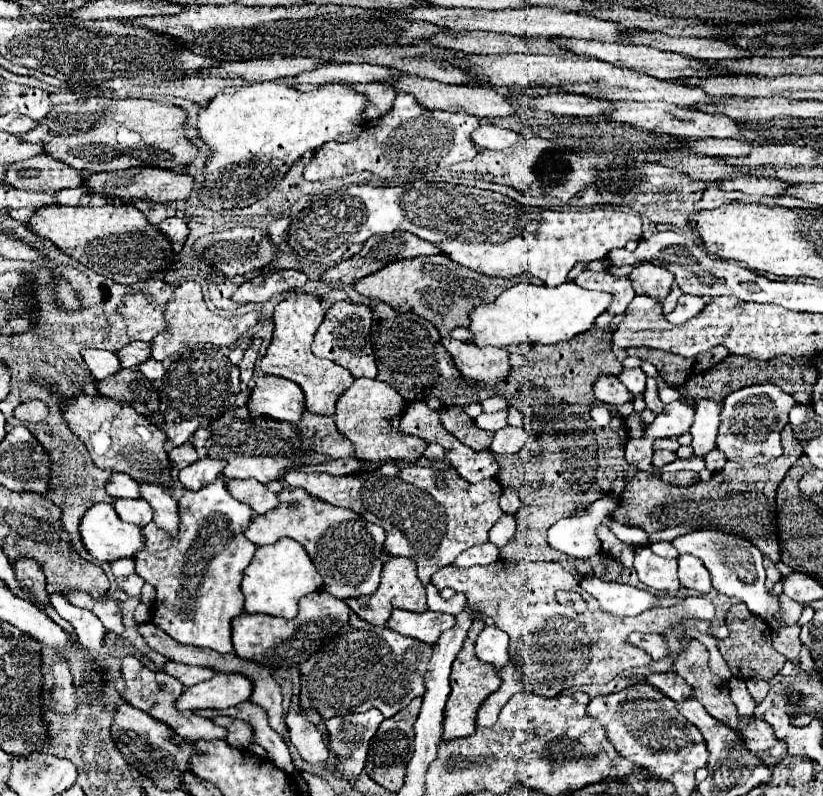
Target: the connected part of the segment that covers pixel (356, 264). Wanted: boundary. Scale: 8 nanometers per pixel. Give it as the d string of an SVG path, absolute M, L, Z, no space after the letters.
M394 231L394 233L388 233L388 235L376 235L376 237L370 237L364 243L364 247L358 255L354 255L348 261L342 261L336 267L328 269L322 275L322 281L326 281L326 283L356 283L358 279L382 269L388 263L394 263L394 261L400 261L400 259L410 259L410 257L420 257L420 255L438 255L438 253L440 253L438 245L424 241L424 239L420 239L420 237L416 237L408 231Z

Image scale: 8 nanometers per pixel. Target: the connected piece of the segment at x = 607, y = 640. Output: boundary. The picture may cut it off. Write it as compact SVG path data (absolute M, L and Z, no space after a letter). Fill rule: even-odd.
M498 561L498 565L474 565L474 567L456 567L446 565L432 575L436 589L452 587L468 597L478 613L494 619L496 627L510 635L510 663L498 669L502 685L484 705L478 709L478 727L490 727L498 721L500 709L508 699L520 691L532 691L546 697L558 695L564 689L606 683L624 669L644 667L652 663L652 657L634 647L628 641L630 633L668 633L676 625L682 625L686 619L694 621L712 621L714 605L706 597L686 597L682 605L656 607L640 617L612 617L610 613L600 613L596 599L588 595L560 563L508 563ZM556 591L576 591L586 601L584 613L576 613L572 607L564 607L556 601Z

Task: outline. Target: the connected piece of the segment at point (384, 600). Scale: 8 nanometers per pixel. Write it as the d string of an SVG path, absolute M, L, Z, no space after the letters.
M390 557L384 563L384 573L382 573L382 581L380 581L380 589L376 593L372 593L372 597L354 597L348 599L350 609L364 621L372 623L372 625L386 625L392 609L406 609L406 611L426 611L426 591L424 585L420 583L418 575L416 575L416 561L412 561L410 557Z

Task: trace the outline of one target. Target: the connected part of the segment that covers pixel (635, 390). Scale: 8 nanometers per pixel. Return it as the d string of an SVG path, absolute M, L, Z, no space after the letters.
M624 369L624 371L618 375L618 379L626 385L626 389L628 389L634 397L642 395L644 389L646 389L646 375L644 375L642 369Z

